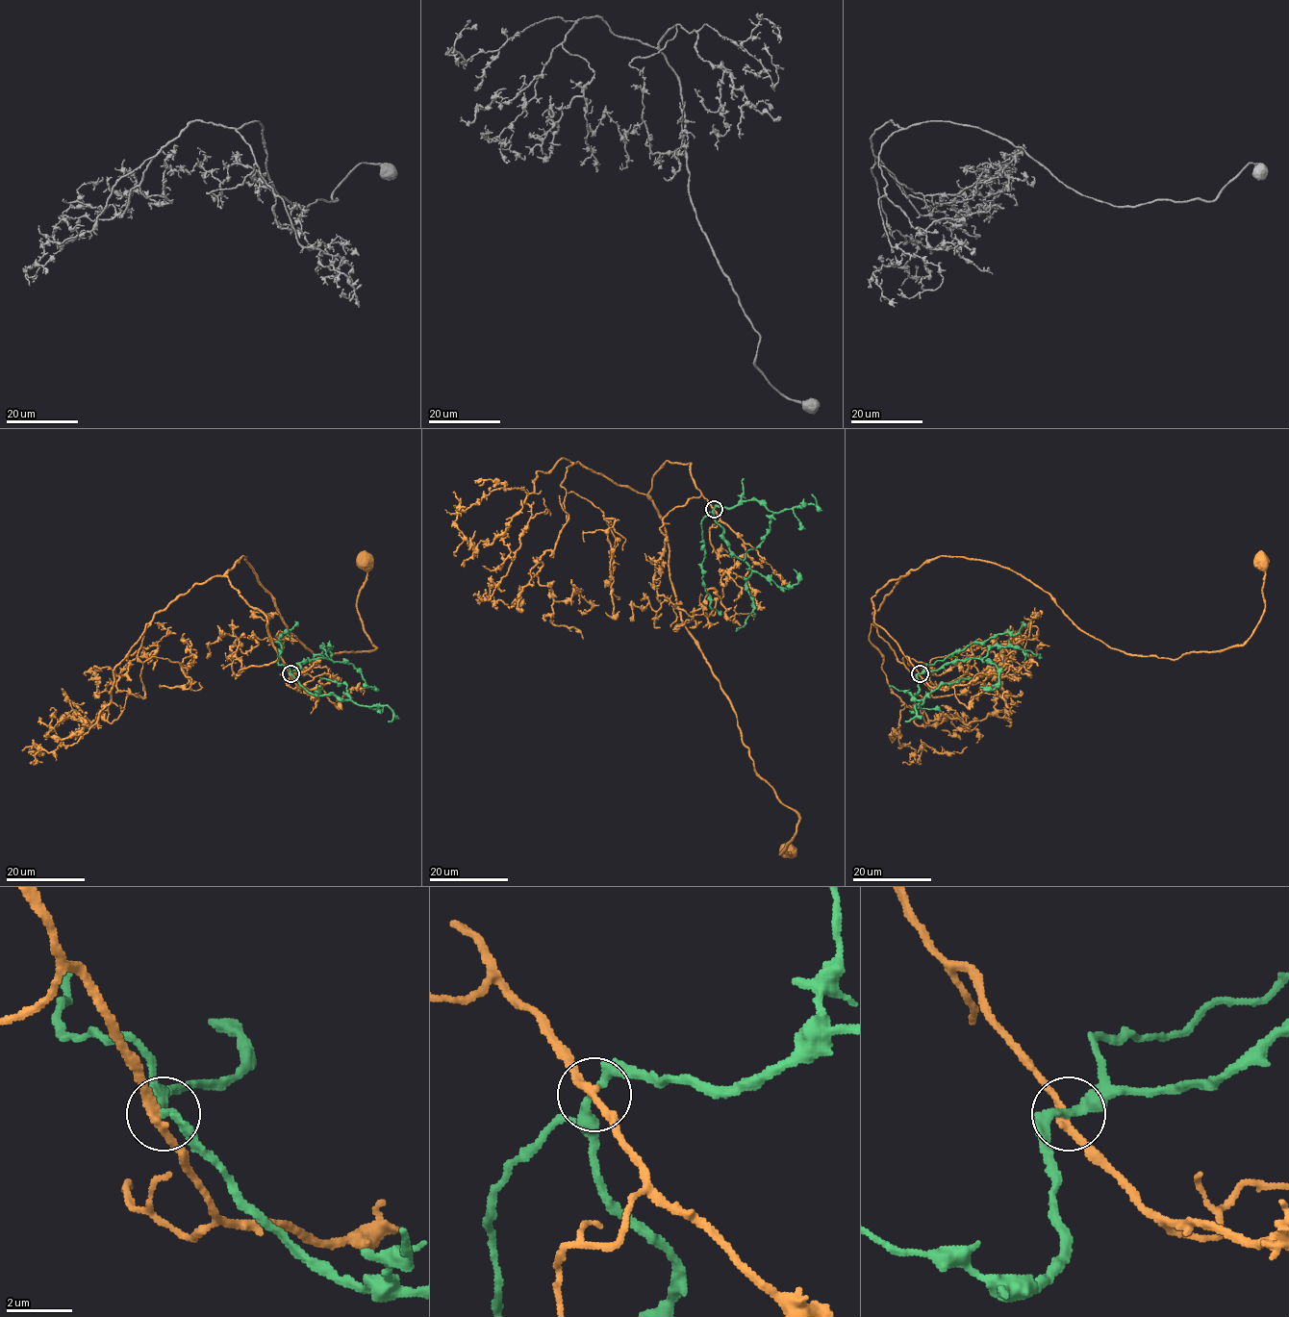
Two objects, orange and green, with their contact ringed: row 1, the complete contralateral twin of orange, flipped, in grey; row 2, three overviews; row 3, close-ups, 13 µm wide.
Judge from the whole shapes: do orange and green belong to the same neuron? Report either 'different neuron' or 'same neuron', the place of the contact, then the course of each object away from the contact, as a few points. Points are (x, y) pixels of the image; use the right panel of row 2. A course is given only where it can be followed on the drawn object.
different neuron; at (920, 673); orange runs (920, 673), (871, 597), (941, 556), (1009, 568), (1094, 638), (1172, 659), (1242, 645), (1265, 608), (1262, 560); green runs (920, 673), (937, 671), (958, 660), (977, 658), (993, 663), (998, 673), (998, 684), (993, 690), (979, 687)

